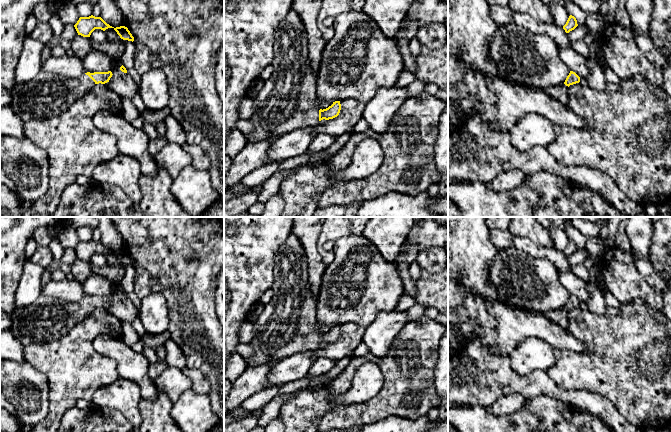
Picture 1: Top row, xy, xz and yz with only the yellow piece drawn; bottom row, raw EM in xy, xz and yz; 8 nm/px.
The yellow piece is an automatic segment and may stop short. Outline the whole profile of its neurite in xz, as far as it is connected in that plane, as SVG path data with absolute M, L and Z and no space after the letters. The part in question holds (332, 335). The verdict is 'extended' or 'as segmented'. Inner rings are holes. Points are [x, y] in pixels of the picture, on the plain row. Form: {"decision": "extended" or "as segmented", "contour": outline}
{"decision": "extended", "contour": "M293 233L289 234L276 254L271 292L273 298L264 306L254 323L255 336L250 343L255 347L255 354L251 359L245 360L246 367L279 362L291 355L316 351L321 344L333 343L339 339L340 325L333 326L323 334L315 328L316 298L308 280L308 259L302 244Z"}

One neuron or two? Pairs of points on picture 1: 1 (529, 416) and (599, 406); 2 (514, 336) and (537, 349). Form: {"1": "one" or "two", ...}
{"1": "two", "2": "two"}

